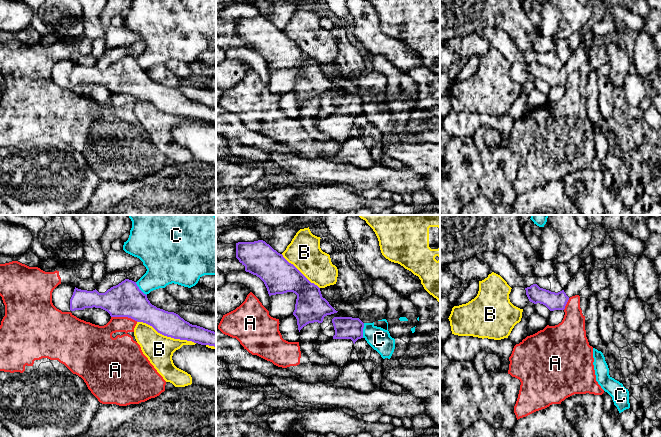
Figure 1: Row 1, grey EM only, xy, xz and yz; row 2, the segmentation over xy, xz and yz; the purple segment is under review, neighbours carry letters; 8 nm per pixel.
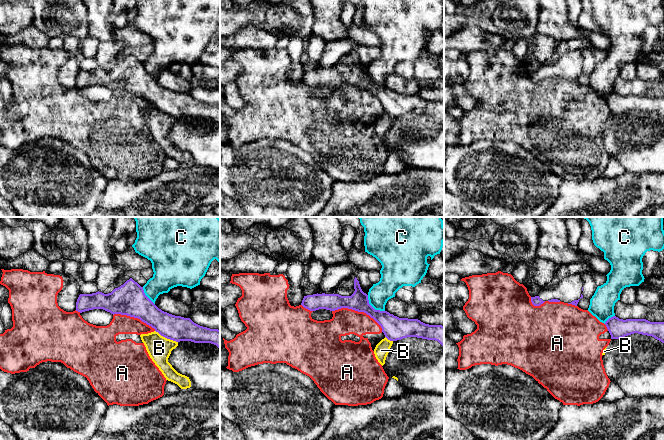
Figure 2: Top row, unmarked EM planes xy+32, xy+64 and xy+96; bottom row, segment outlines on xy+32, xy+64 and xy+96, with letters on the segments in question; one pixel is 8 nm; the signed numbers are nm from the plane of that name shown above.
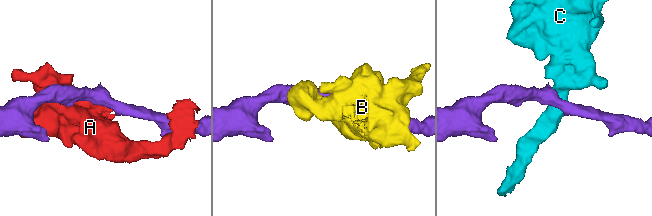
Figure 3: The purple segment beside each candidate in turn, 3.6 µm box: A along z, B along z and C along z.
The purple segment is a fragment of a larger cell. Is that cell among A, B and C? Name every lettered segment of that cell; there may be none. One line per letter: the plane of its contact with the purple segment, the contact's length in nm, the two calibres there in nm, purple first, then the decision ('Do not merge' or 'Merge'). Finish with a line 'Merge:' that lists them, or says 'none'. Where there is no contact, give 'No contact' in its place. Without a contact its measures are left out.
A: Touches purple in xy. Shared border 220 nm. Thickness 280 nm (purple) against 200 nm. Do not merge
B: Touches purple in xy. Shared border 500 nm. Thickness 200 nm (purple) against 240 nm. Do not merge
C: Touches purple in xz. Shared border 120 nm. Thickness 180 nm (purple) against 180 nm. Do not merge
Merge: none

